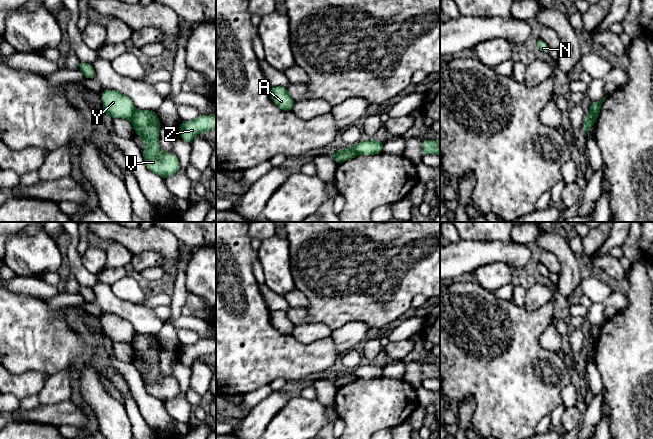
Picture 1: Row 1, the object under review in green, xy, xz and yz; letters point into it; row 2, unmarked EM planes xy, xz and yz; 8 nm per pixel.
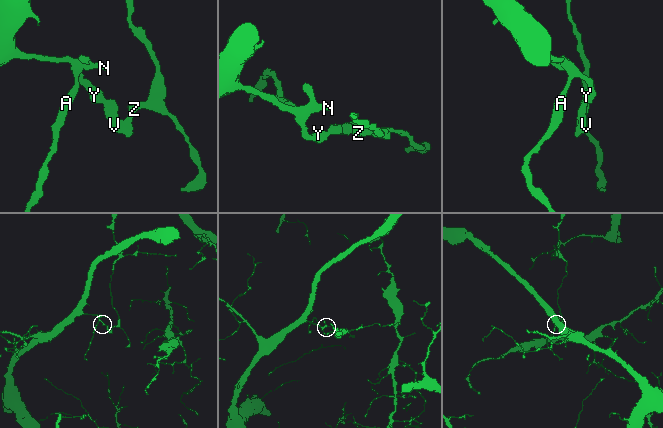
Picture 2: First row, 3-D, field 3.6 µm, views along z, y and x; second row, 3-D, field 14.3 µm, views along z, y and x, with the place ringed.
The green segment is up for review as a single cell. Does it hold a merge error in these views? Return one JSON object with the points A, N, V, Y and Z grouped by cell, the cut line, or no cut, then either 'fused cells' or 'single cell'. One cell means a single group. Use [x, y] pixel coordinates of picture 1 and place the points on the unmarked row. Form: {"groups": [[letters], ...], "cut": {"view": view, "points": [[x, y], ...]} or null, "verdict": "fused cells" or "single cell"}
{"groups": [["A", "N", "Y"], ["V", "Z"]], "cut": {"view": "xy", "points": [[136, 334], [130, 343]]}, "verdict": "fused cells"}

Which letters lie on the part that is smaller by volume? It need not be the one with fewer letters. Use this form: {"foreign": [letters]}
{"foreign": ["V", "Z"]}

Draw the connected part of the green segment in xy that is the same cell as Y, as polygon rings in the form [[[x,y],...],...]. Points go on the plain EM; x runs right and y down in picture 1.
[[[108,314],[102,317],[103,333],[110,342],[132,342],[136,332],[132,324],[116,314]]]

